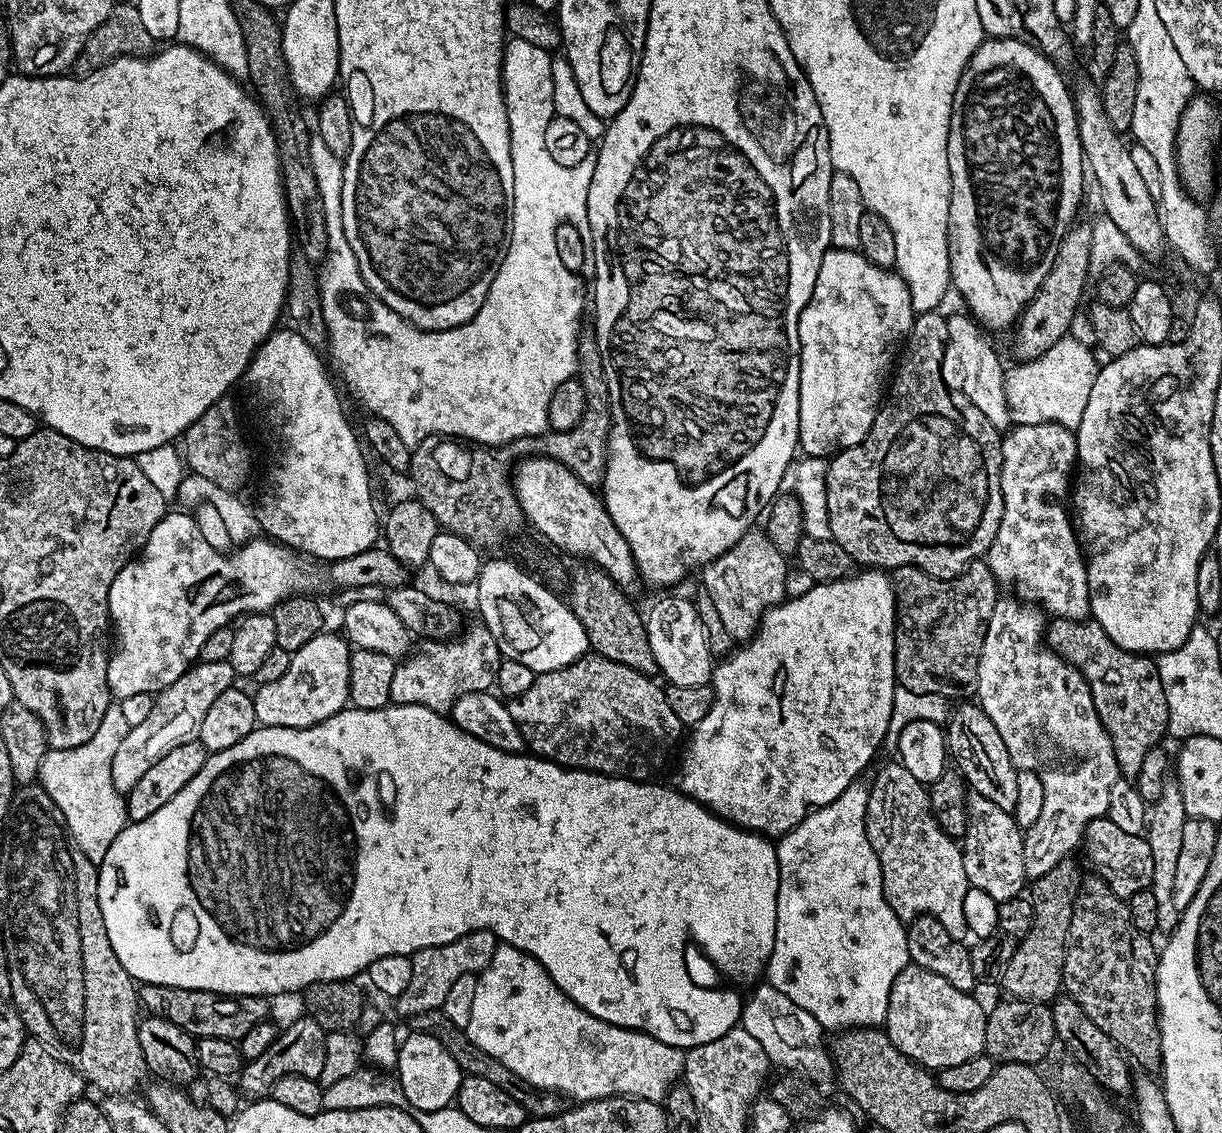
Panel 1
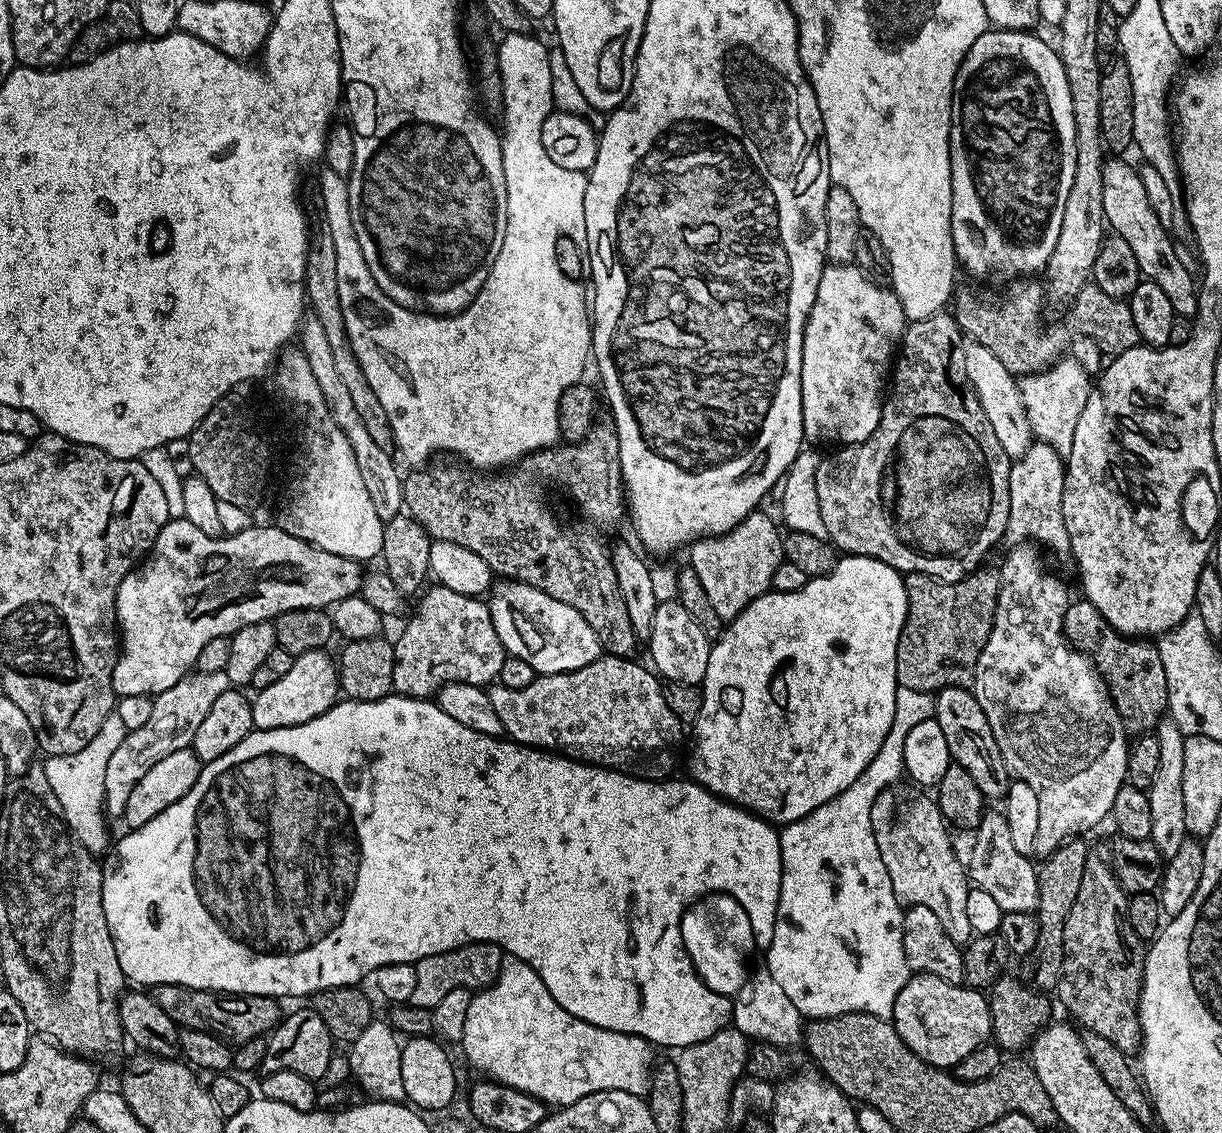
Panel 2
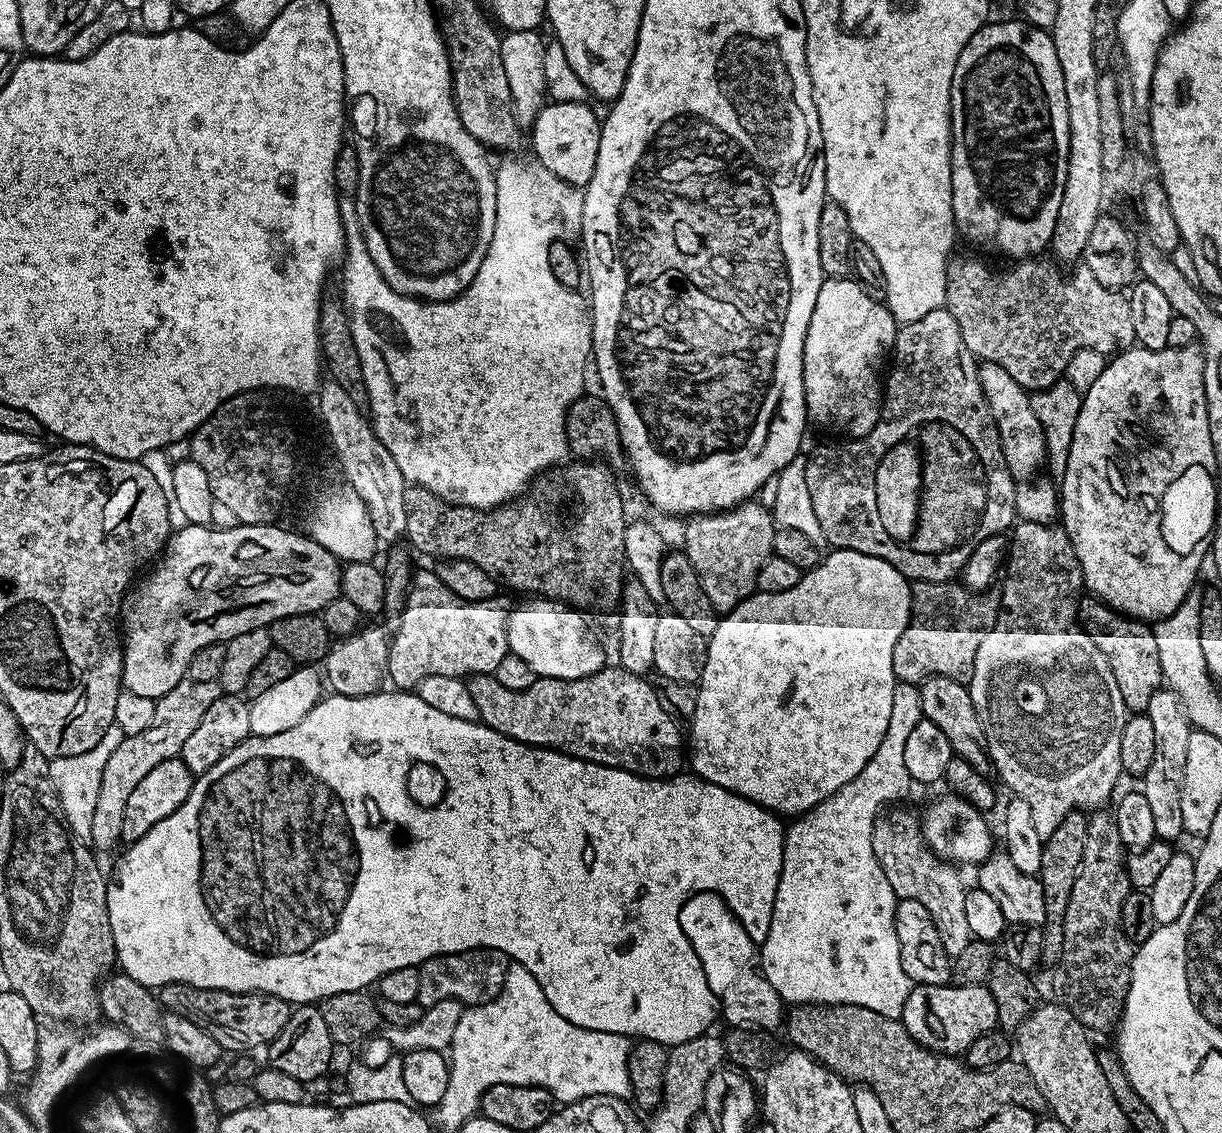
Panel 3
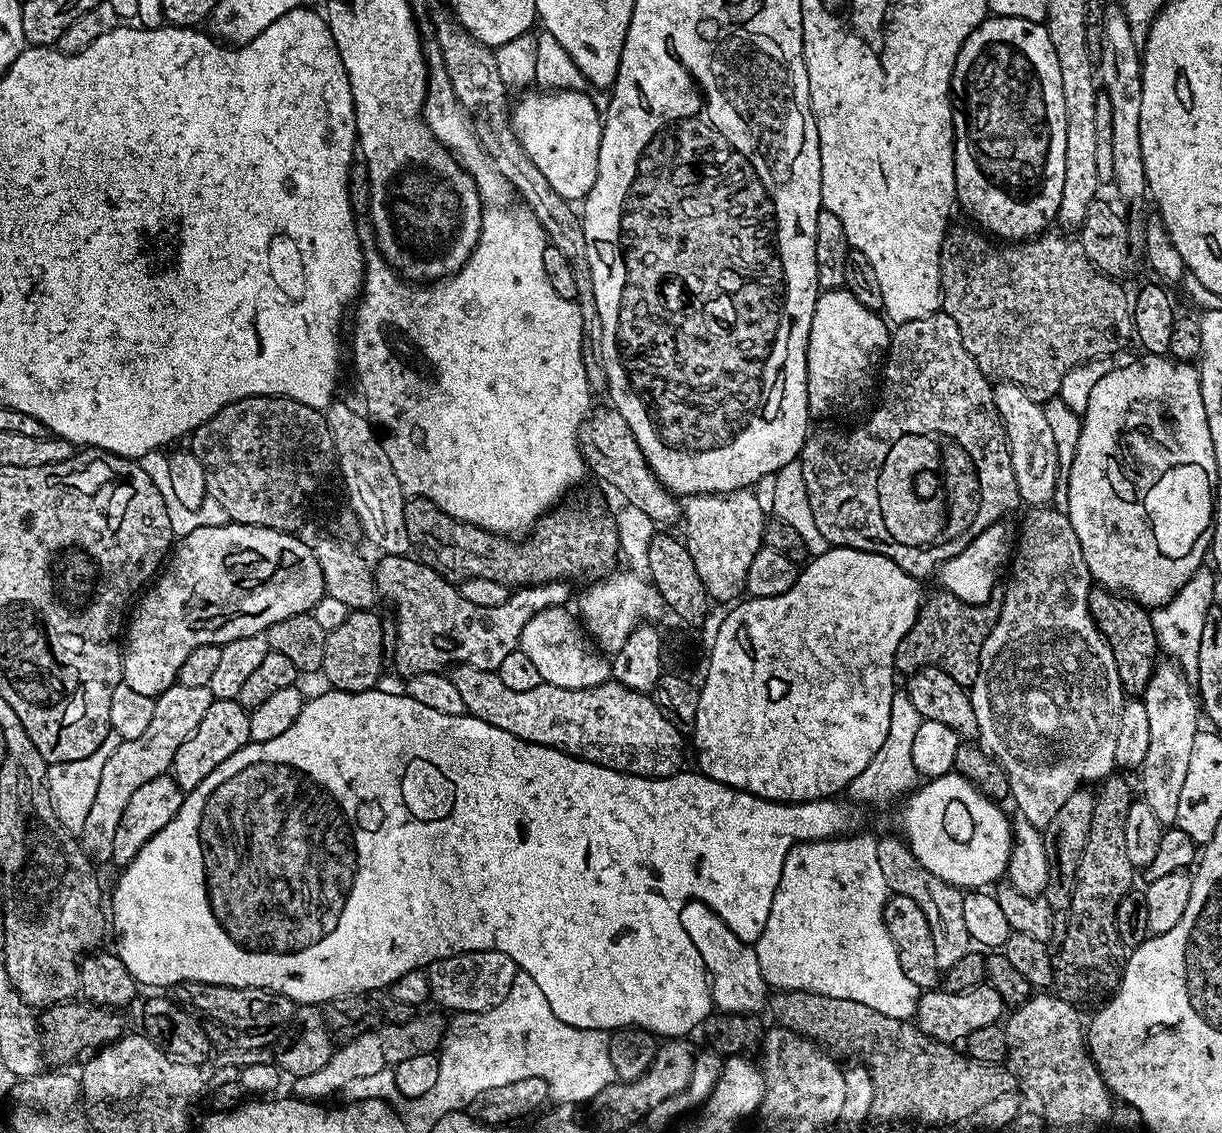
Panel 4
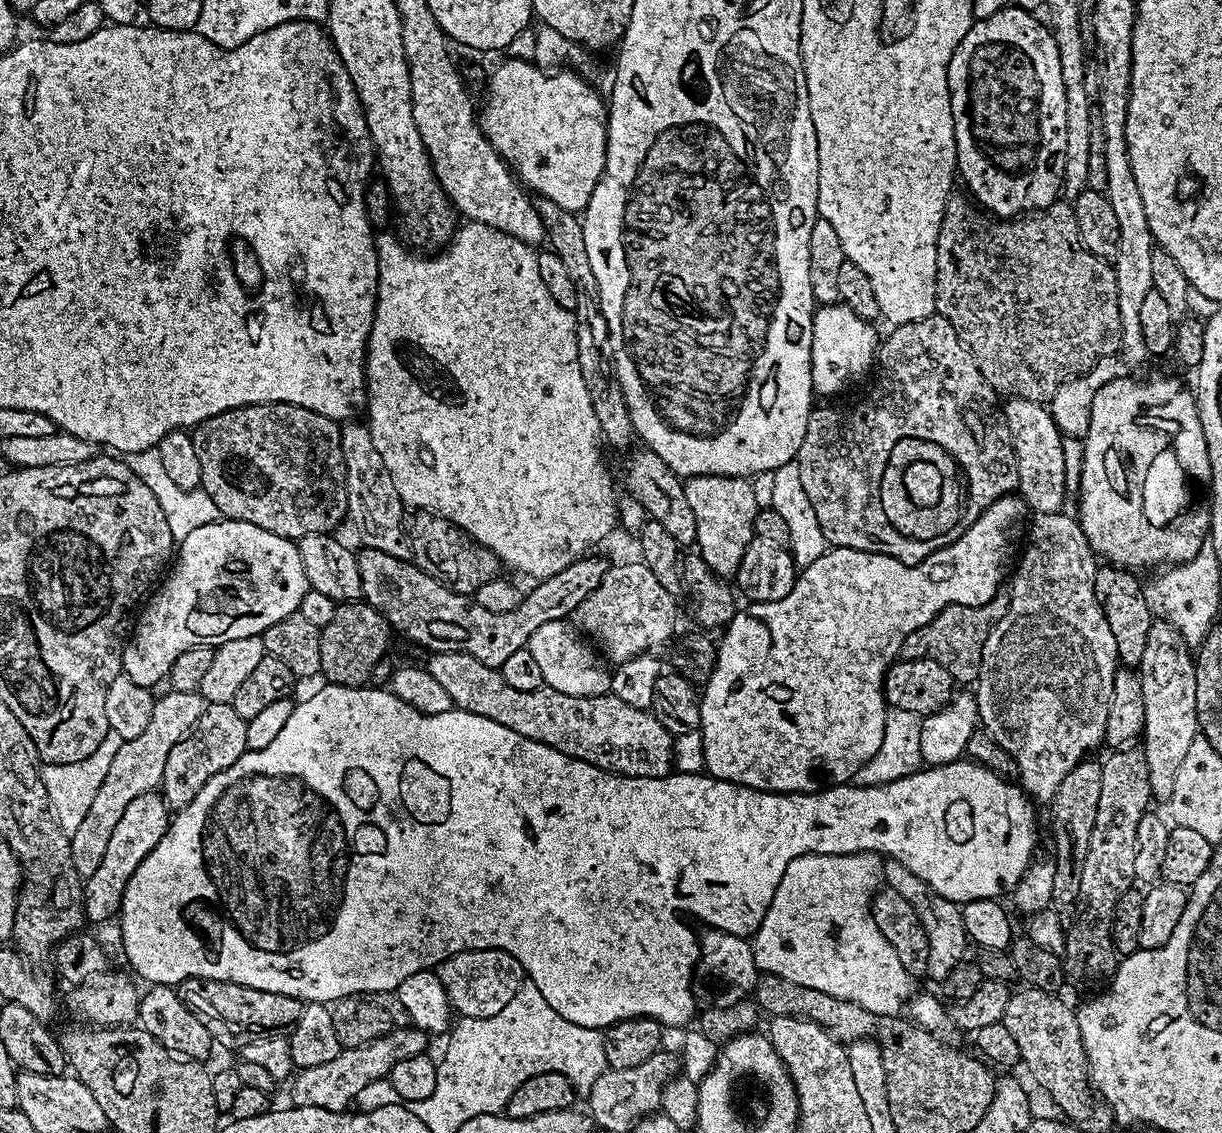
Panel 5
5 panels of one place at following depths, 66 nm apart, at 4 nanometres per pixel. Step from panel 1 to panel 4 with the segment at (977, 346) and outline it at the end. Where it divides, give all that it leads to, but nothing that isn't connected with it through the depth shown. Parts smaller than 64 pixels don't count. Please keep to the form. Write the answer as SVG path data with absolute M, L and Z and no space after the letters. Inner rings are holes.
M1000 382L993 387L994 406L1004 423L1004 433L1010 450L1010 466L1014 466L1014 482L1018 482L1018 494L1028 506L1048 506L1054 498L1055 484L1058 482L1059 460L1050 431L1046 422L1044 404L1035 400L1022 386Z

